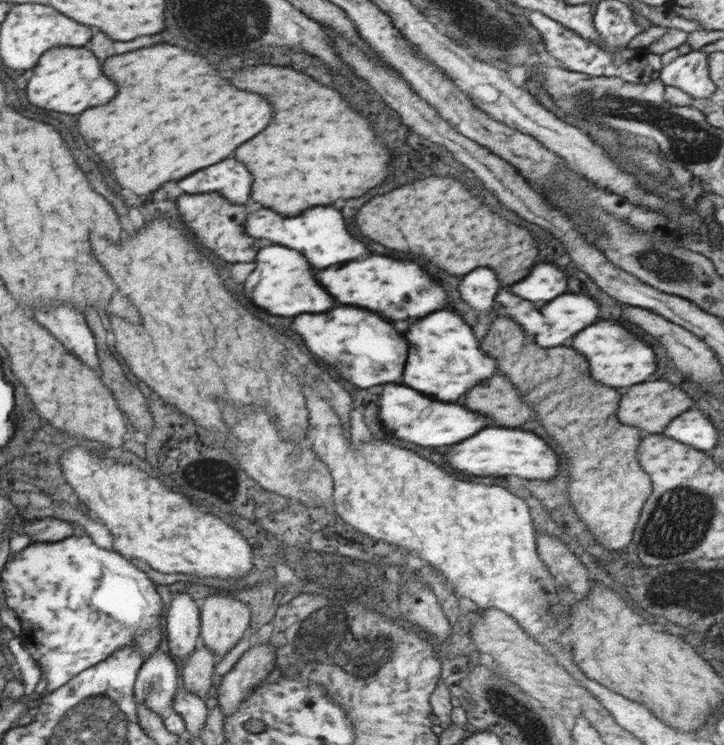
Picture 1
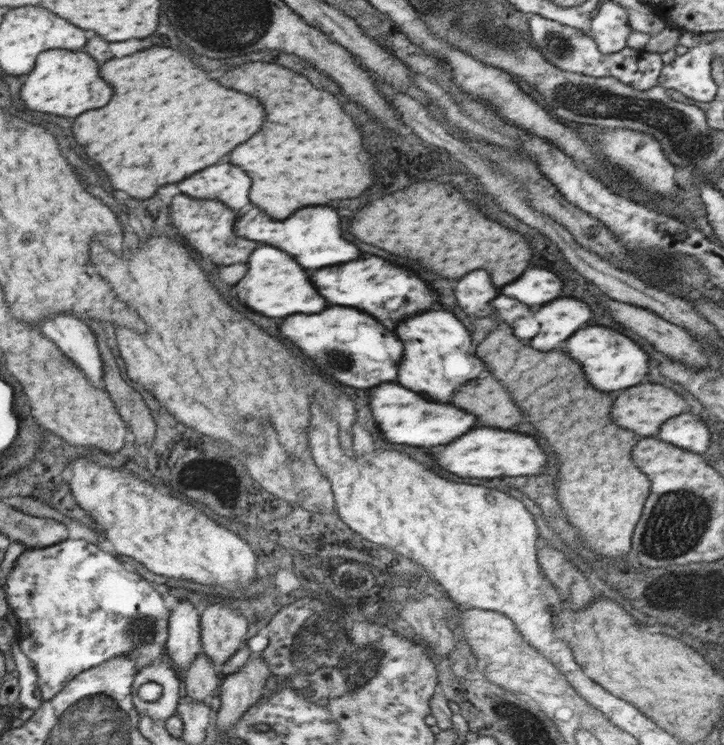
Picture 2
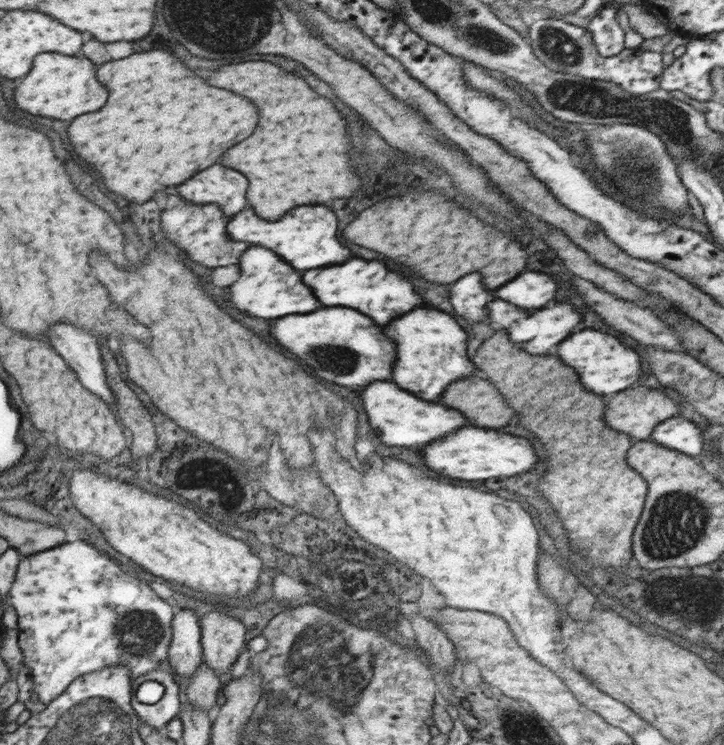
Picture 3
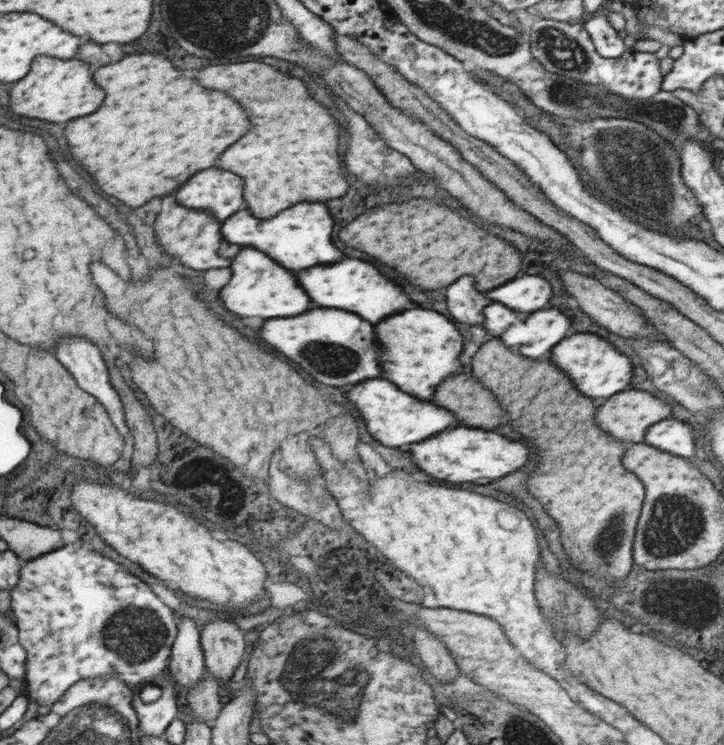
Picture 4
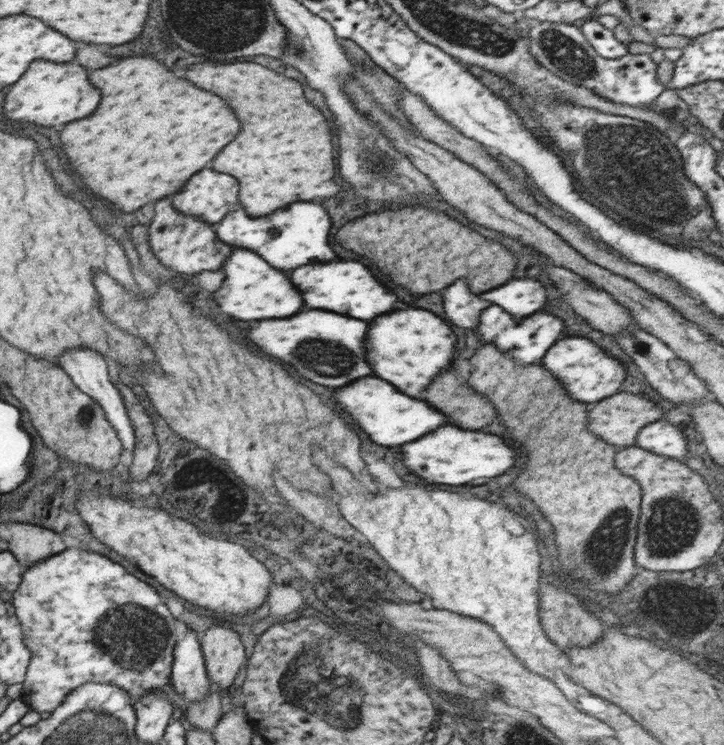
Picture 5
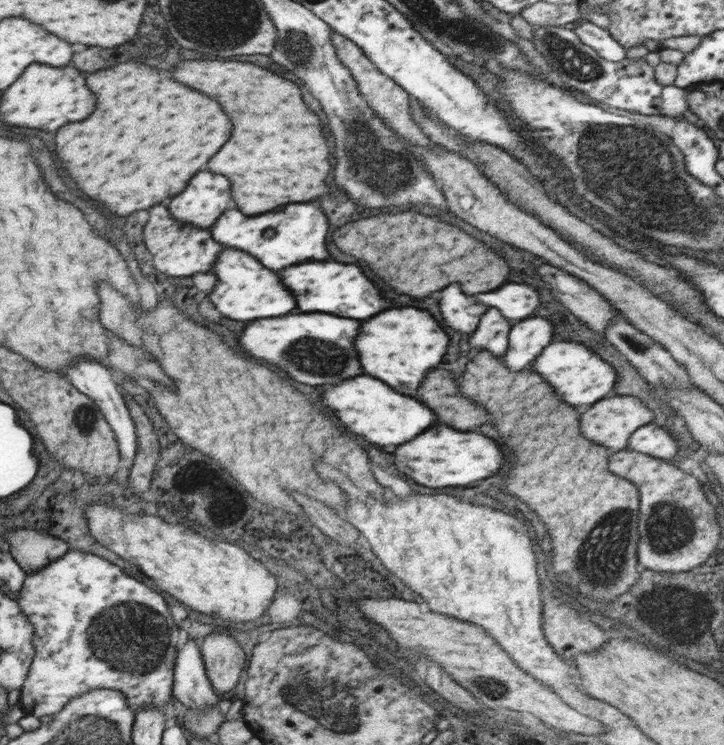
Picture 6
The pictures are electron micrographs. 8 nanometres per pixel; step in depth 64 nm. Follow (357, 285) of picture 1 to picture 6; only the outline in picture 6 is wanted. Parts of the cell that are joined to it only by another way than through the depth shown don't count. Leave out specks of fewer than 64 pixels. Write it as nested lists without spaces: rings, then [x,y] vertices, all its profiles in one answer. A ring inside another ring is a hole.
[[[308,262],[308,264],[290,266],[286,272],[282,270],[282,280],[284,276],[286,276],[286,286],[296,296],[298,308],[304,312],[328,312],[328,314],[340,314],[344,318],[366,320],[392,306],[400,308],[400,304],[394,304],[390,298],[382,296],[380,290],[374,286],[374,282],[356,264]]]

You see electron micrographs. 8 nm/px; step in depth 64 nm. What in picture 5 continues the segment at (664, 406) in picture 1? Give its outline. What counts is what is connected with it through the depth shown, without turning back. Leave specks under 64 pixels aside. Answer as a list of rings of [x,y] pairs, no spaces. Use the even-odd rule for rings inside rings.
[[[621,392],[599,401],[596,407],[590,410],[587,427],[609,445],[626,448],[636,445],[638,434],[644,426],[660,421],[660,418],[664,418],[664,410],[656,402],[642,395]]]

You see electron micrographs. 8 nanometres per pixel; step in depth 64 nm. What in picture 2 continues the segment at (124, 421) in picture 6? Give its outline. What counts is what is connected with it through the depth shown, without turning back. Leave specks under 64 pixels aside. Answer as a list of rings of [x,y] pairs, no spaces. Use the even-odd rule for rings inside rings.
[[[56,314],[44,318],[44,334],[56,342],[60,350],[84,372],[89,382],[104,390],[100,384],[102,378],[102,360],[98,354],[96,338],[87,324],[70,314]]]

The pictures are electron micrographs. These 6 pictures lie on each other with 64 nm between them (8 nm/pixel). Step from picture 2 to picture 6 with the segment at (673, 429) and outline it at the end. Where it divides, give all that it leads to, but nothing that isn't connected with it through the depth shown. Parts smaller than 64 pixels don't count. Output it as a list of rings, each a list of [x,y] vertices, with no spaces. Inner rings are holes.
[[[648,423],[632,434],[626,450],[638,451],[654,458],[672,461],[680,448],[668,430],[656,423]]]

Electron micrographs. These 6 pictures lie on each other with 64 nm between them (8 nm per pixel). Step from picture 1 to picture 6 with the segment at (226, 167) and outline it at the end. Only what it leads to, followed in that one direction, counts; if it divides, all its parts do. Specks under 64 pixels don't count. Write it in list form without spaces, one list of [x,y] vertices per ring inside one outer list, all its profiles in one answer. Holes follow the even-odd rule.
[[[200,172],[192,178],[192,186],[176,202],[170,202],[170,206],[178,221],[205,229],[214,225],[222,212],[236,208],[230,180],[212,172]]]

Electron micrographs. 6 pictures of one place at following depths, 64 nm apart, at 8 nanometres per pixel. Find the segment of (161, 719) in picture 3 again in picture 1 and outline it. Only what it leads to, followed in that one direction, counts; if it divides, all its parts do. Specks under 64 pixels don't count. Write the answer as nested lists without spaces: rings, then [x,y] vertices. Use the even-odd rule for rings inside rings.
[[[156,650],[152,657],[146,658],[136,681],[136,701],[148,705],[152,711],[162,715],[164,710],[175,704],[178,688],[178,668],[174,660]]]

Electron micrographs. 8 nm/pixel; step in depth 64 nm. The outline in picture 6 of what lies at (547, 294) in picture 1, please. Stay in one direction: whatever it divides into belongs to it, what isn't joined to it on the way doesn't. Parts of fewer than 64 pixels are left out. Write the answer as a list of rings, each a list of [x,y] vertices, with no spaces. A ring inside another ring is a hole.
[[[504,283],[494,292],[475,294],[478,303],[500,310],[511,322],[518,322],[533,315],[540,304],[540,291],[536,285],[527,283]]]

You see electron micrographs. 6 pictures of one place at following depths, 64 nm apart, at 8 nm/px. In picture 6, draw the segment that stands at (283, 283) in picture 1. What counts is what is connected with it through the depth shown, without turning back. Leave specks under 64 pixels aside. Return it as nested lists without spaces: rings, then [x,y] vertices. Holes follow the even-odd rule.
[[[224,250],[220,254],[220,262],[216,262],[214,274],[218,276],[218,284],[210,294],[214,306],[232,320],[258,320],[258,318],[274,318],[284,316],[296,310],[294,294],[280,282],[280,276],[268,268],[264,268],[254,256],[242,250]]]

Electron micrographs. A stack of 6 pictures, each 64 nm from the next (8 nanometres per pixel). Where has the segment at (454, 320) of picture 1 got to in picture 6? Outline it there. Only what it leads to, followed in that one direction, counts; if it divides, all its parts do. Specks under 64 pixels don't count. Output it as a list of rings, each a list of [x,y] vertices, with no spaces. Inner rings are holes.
[[[408,306],[386,310],[364,320],[356,340],[356,350],[366,374],[390,384],[400,394],[416,396],[424,376],[442,364],[448,344],[450,336],[430,312]]]

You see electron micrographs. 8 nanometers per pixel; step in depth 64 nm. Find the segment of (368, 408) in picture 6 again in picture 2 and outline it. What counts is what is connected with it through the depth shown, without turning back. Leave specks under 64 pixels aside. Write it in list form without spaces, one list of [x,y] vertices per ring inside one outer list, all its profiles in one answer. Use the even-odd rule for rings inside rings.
[[[380,384],[372,390],[370,394],[370,408],[374,422],[384,434],[386,440],[396,442],[396,444],[412,444],[412,446],[438,446],[438,444],[448,444],[468,430],[476,428],[476,416],[468,414],[456,406],[450,404],[438,404],[438,402],[428,402],[420,398],[416,392],[402,388],[398,384]]]

